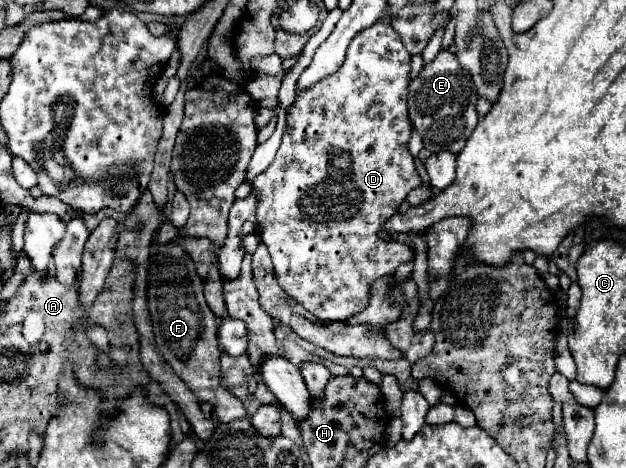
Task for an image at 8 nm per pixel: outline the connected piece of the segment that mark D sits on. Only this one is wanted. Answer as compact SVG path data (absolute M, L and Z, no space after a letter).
M376 22L360 32L336 74L298 92L288 110L282 144L274 162L254 178L254 192L258 196L256 230L272 256L276 280L286 294L320 320L344 322L362 312L368 304L370 284L414 258L406 244L378 238L380 226L398 210L408 192L422 184L406 146L412 130L406 110L408 72L410 54L390 24Z

